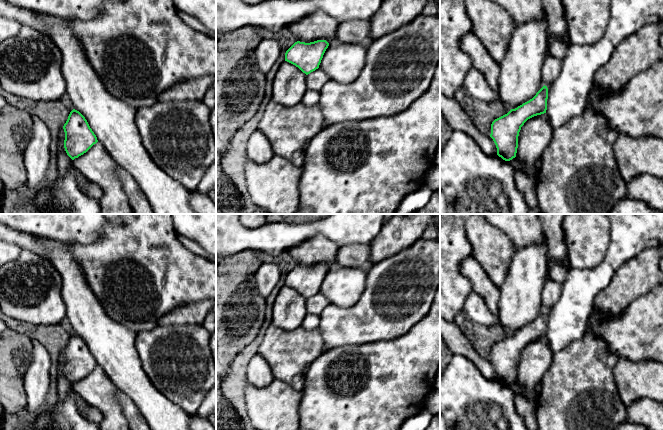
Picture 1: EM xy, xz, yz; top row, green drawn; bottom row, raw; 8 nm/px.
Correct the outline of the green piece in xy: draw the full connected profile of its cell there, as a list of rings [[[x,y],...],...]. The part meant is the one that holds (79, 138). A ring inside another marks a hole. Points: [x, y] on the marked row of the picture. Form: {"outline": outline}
{"outline": [[[75,109],[70,112],[63,129],[64,148],[72,160],[86,153],[98,142],[85,117]]]}

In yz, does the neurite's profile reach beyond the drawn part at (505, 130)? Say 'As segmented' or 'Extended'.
As segmented

